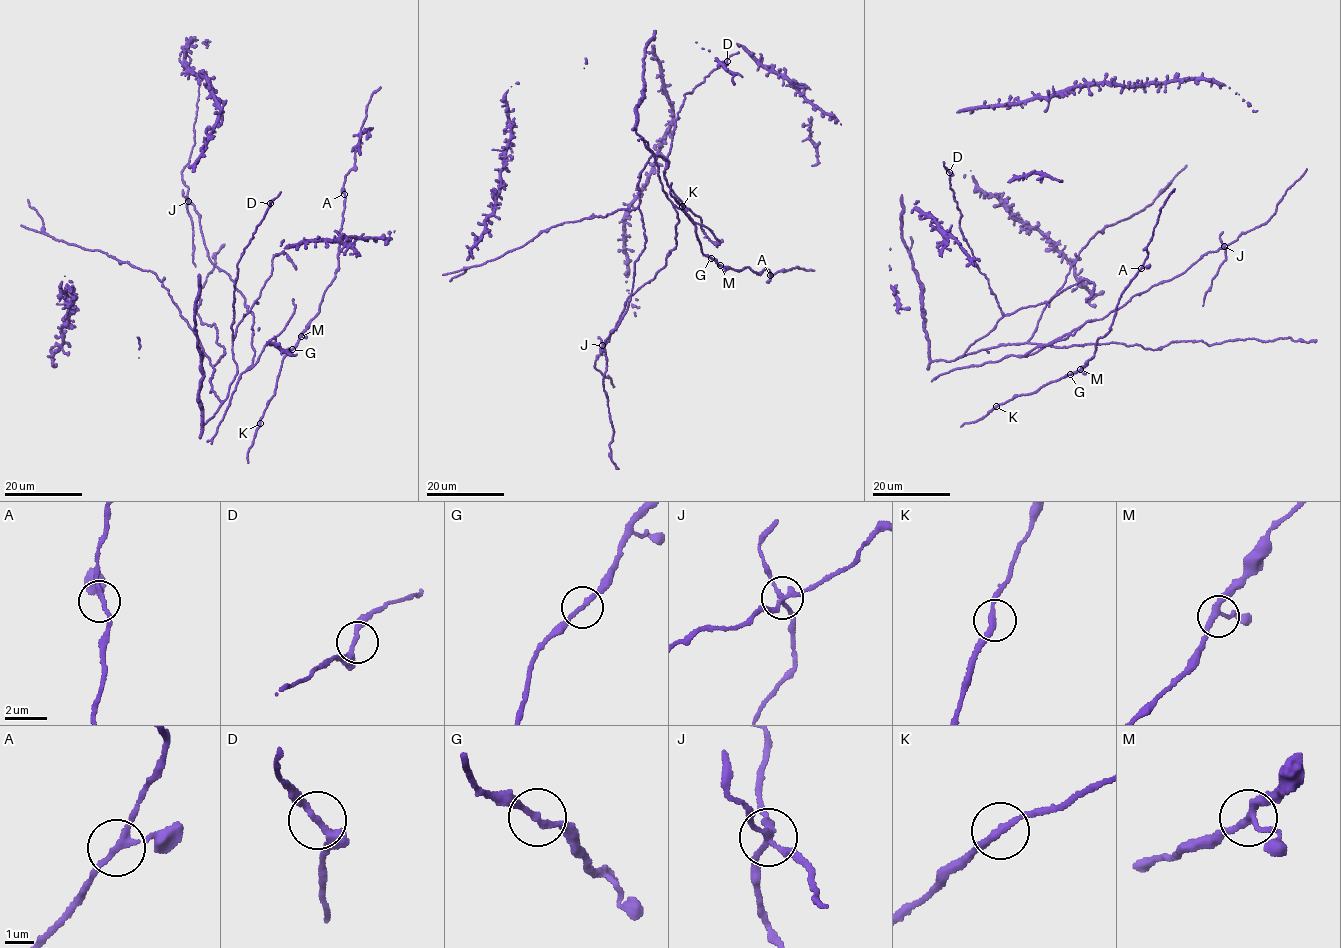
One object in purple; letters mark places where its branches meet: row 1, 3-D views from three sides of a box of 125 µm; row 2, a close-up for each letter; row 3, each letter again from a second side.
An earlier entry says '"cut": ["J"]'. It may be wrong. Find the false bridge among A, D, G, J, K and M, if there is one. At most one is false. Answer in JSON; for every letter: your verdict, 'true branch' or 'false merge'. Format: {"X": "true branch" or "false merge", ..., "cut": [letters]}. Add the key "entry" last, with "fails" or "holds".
{"A": "true branch", "D": "true branch", "G": "true branch", "J": "false merge", "K": "true branch", "M": "true branch", "cut": ["J"], "entry": "holds"}

